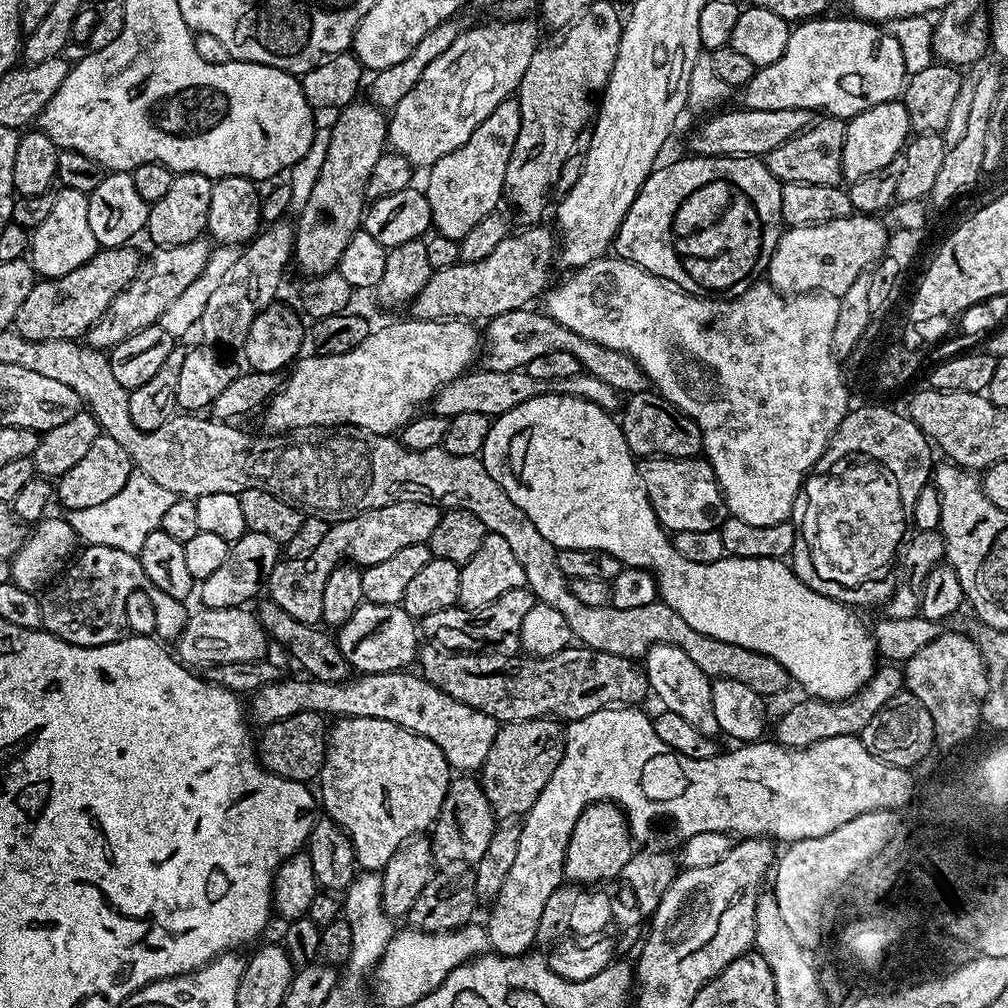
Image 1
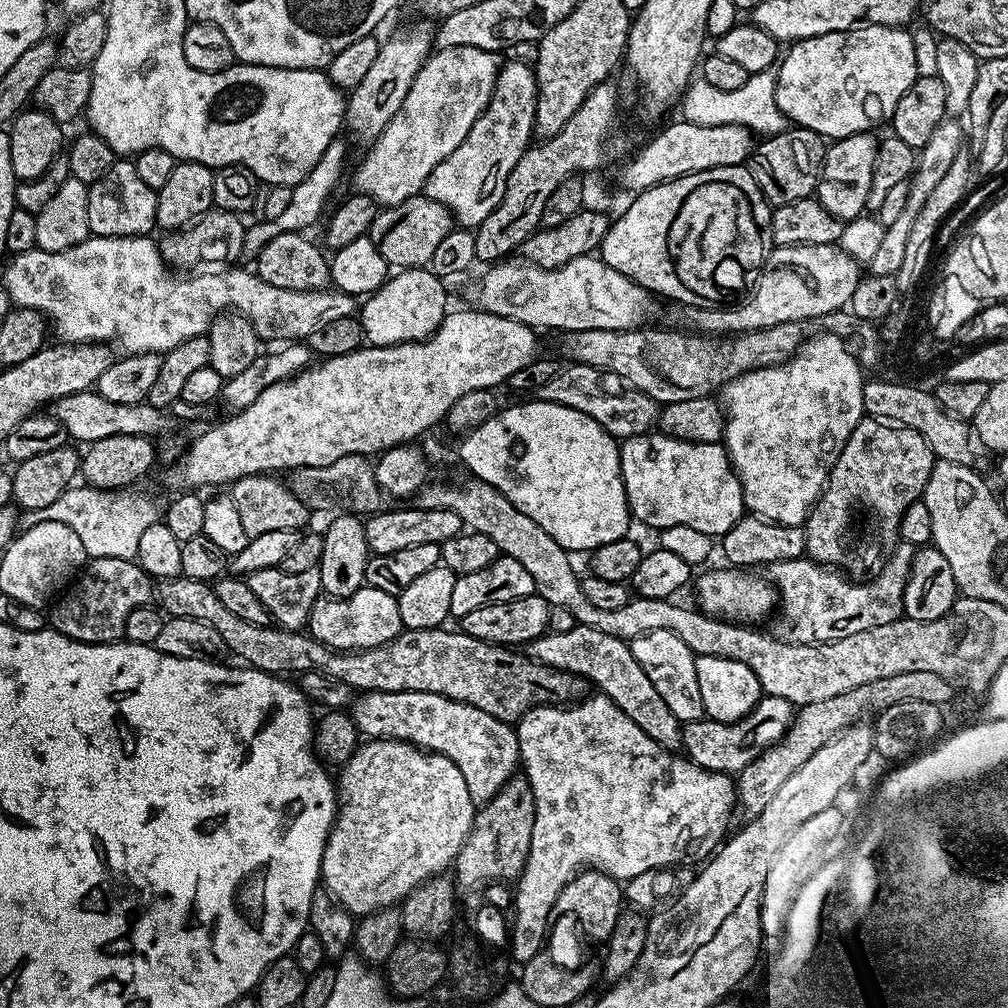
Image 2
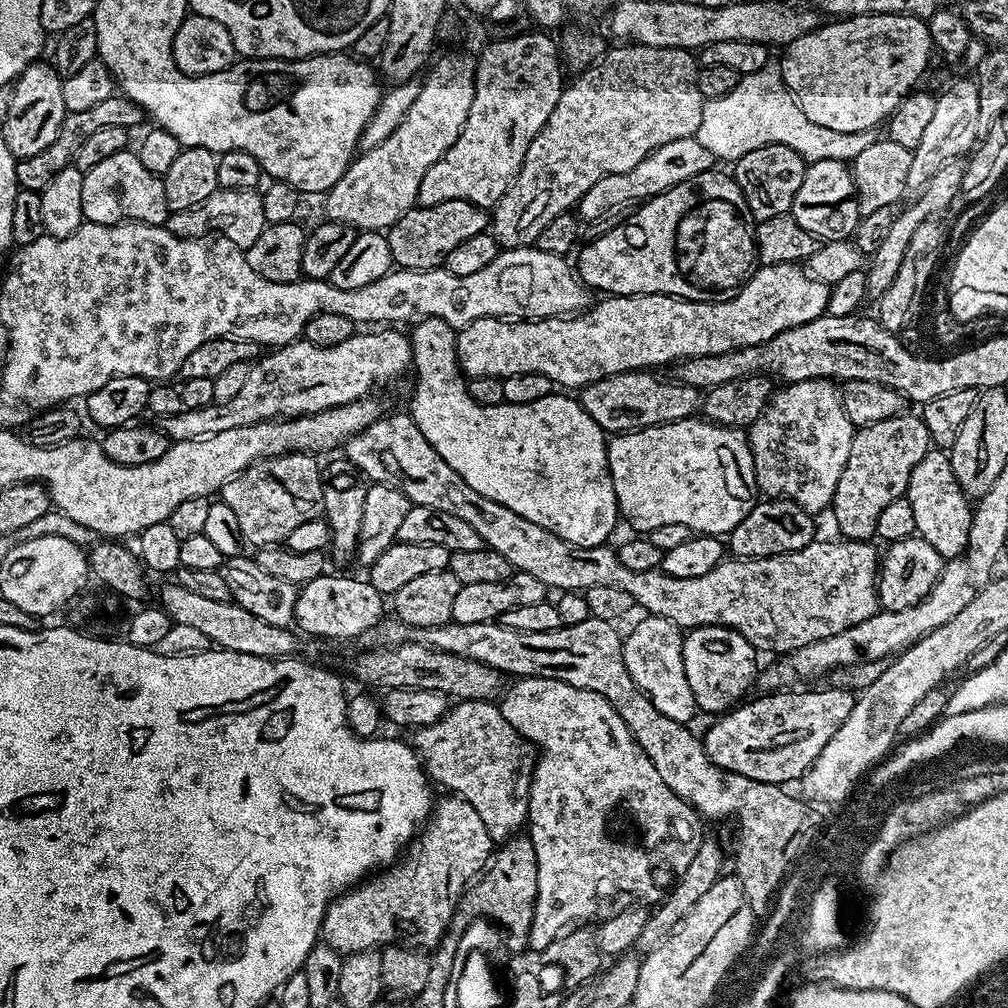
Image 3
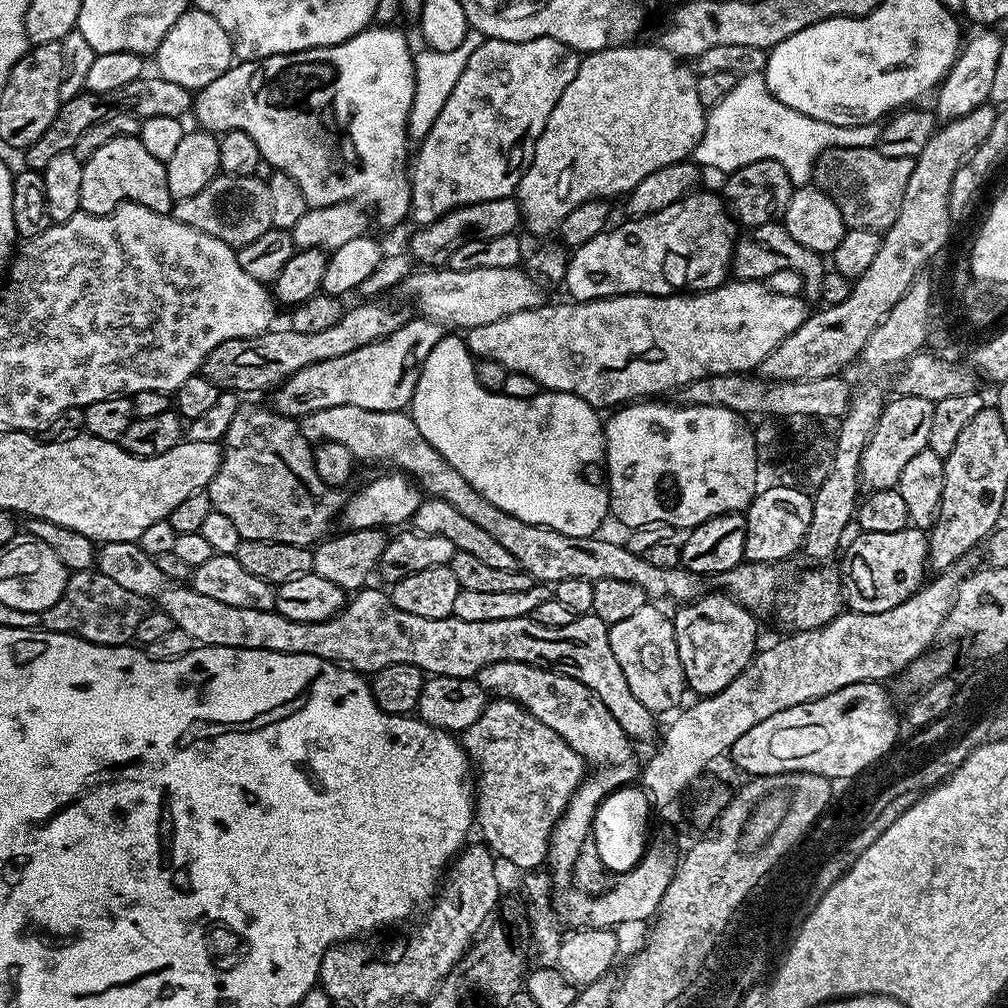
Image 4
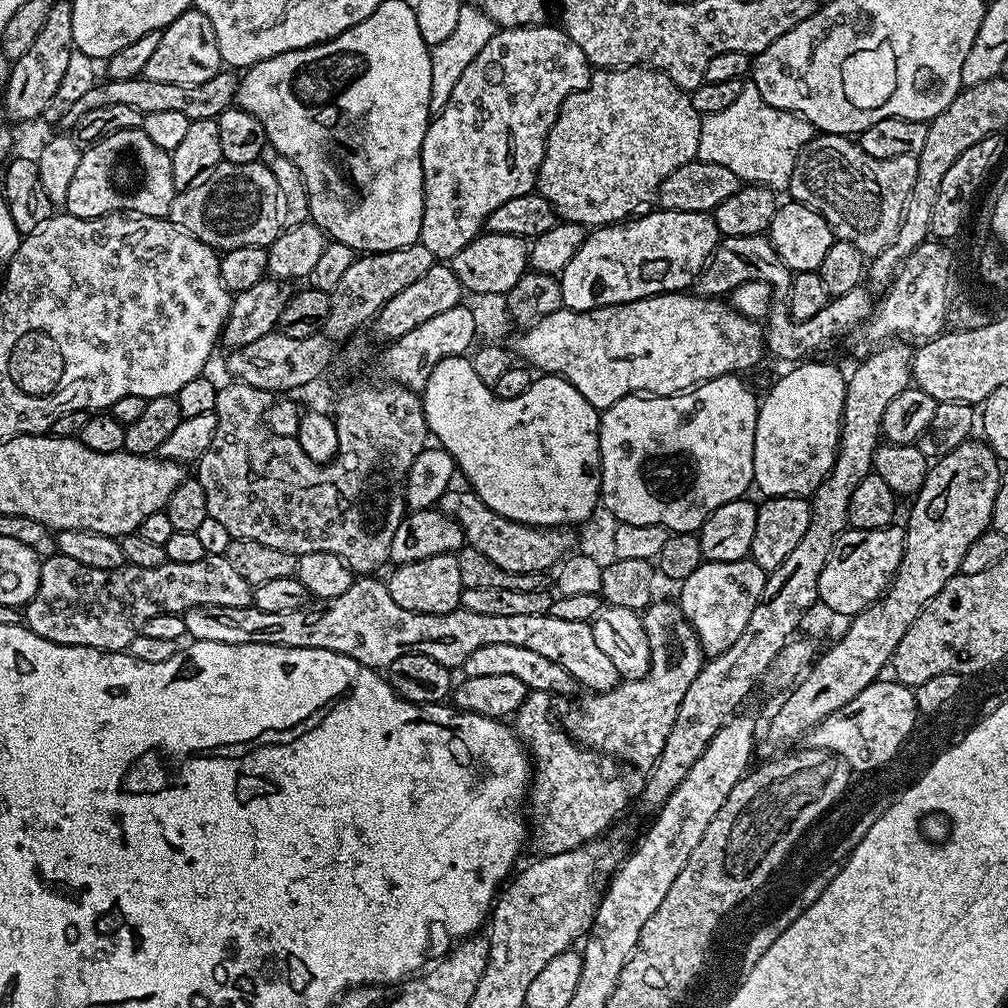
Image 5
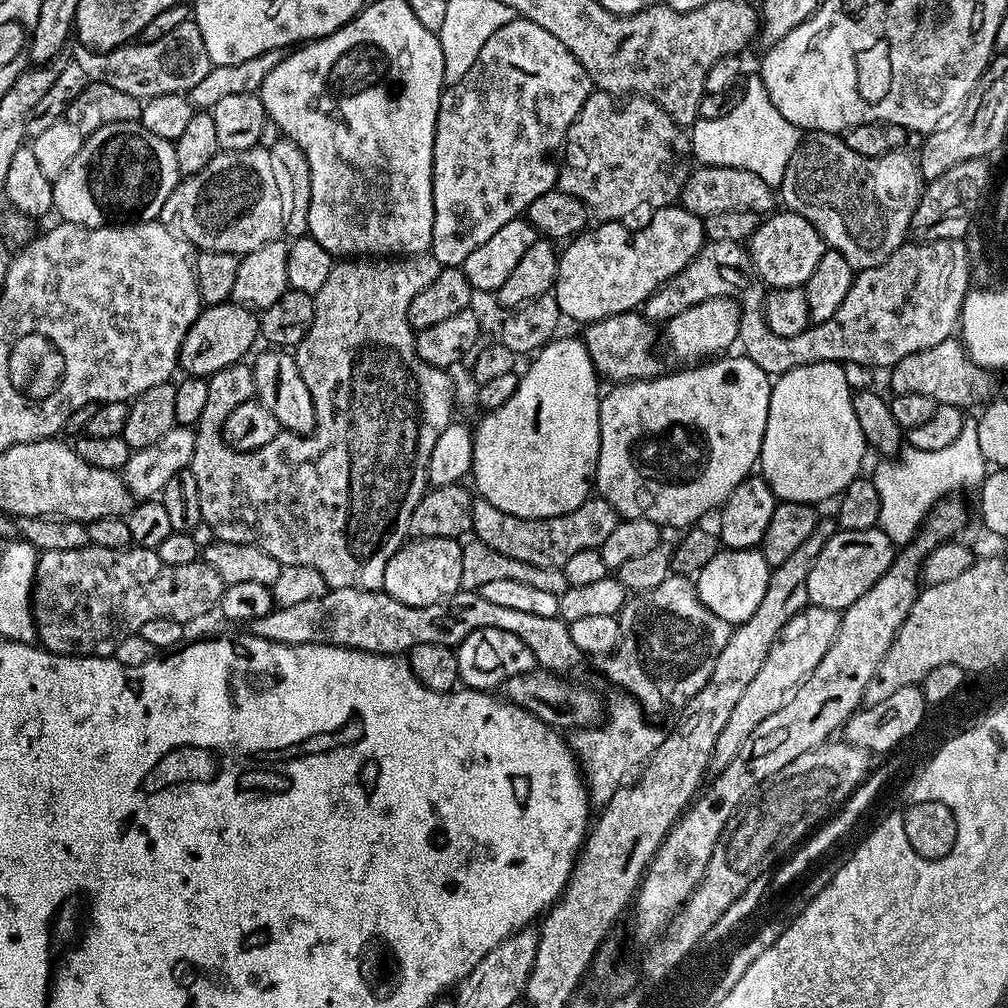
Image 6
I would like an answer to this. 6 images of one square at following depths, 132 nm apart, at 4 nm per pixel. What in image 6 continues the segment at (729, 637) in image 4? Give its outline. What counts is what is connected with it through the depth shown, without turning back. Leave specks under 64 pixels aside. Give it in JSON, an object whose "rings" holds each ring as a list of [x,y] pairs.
{"rings":[[[724,548],[717,552],[714,558],[710,558],[710,562],[706,562],[706,566],[702,566],[700,572],[696,573],[694,577],[696,597],[706,606],[706,610],[710,610],[710,614],[718,614],[718,618],[735,626],[746,622],[750,614],[758,610],[758,602],[762,602],[762,594],[766,594],[769,575],[770,569],[763,552],[756,548]]]}

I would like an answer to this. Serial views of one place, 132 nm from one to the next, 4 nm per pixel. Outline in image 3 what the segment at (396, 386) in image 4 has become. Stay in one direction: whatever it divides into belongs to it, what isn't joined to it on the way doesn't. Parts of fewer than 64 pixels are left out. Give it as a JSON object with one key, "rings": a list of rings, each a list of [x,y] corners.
{"rings":[[[364,330],[346,338],[346,342],[338,342],[338,346],[314,346],[301,338],[273,347],[252,364],[241,392],[230,398],[230,402],[213,402],[205,408],[184,408],[173,416],[159,417],[159,427],[172,442],[200,440],[203,436],[222,434],[222,430],[238,430],[238,426],[254,426],[263,420],[315,416],[322,410],[363,400],[375,384],[388,384],[395,376],[412,368],[412,342],[400,332],[403,331]]]}

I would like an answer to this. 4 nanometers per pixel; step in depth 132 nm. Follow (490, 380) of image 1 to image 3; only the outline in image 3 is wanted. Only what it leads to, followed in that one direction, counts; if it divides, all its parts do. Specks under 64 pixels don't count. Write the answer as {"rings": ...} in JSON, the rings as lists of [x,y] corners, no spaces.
{"rings":[[[621,370],[613,376],[601,376],[594,382],[581,387],[578,399],[586,410],[586,414],[590,414],[590,418],[594,418],[594,422],[598,422],[598,426],[608,434],[633,432],[650,426],[662,426],[679,420],[690,420],[703,409],[704,392],[701,389],[675,378],[663,380],[662,377],[656,375],[660,374],[652,370]]]}

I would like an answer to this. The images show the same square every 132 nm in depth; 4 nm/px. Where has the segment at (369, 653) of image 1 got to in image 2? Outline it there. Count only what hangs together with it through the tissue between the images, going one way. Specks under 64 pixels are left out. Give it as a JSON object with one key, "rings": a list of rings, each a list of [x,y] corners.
{"rings":[[[359,588],[353,596],[321,598],[314,602],[308,618],[307,631],[328,648],[359,650],[373,648],[390,642],[399,636],[404,623],[398,614],[398,602],[386,590]]]}

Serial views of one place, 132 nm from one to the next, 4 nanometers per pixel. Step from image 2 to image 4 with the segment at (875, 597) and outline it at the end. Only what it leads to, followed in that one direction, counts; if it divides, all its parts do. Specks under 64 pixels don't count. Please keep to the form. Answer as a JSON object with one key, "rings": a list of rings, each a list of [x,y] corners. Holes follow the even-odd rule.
{"rings":[[[330,406],[327,410],[314,410],[310,414],[299,417],[298,427],[302,438],[315,446],[324,442],[338,442],[350,450],[353,460],[368,464],[385,464],[388,470],[399,470],[405,476],[416,481],[425,497],[442,502],[450,502],[462,515],[470,518],[481,530],[486,530],[510,554],[514,554],[517,565],[529,572],[533,581],[554,586],[566,578],[586,578],[593,582],[602,578],[619,578],[622,582],[634,582],[634,586],[642,586],[653,601],[660,602],[665,596],[676,602],[691,602],[701,595],[701,577],[694,572],[687,572],[682,566],[662,570],[646,562],[644,555],[632,552],[623,543],[615,544],[612,540],[600,540],[599,535],[586,538],[570,538],[570,534],[558,534],[558,530],[550,530],[546,526],[538,526],[530,522],[522,522],[522,518],[514,518],[514,514],[506,514],[506,510],[498,510],[494,502],[486,502],[426,438],[418,431],[407,411],[371,412],[362,410],[362,406]],[[741,562],[729,572],[719,573],[719,587],[743,608],[763,618],[776,612],[776,620],[788,630],[805,632],[826,626],[845,611],[842,576],[832,566],[808,566],[805,572],[791,572],[780,564],[750,564]]]}

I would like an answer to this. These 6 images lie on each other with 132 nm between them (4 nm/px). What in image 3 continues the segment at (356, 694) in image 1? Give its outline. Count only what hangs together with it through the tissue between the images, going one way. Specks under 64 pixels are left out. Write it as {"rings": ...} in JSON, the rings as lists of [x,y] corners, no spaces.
{"rings":[[[487,700],[453,703],[438,722],[417,728],[411,735],[410,743],[425,772],[437,785],[440,783],[448,788],[444,790],[461,796],[478,810],[478,818],[482,818],[493,842],[503,842],[525,827],[538,748],[510,726],[495,703]]]}

